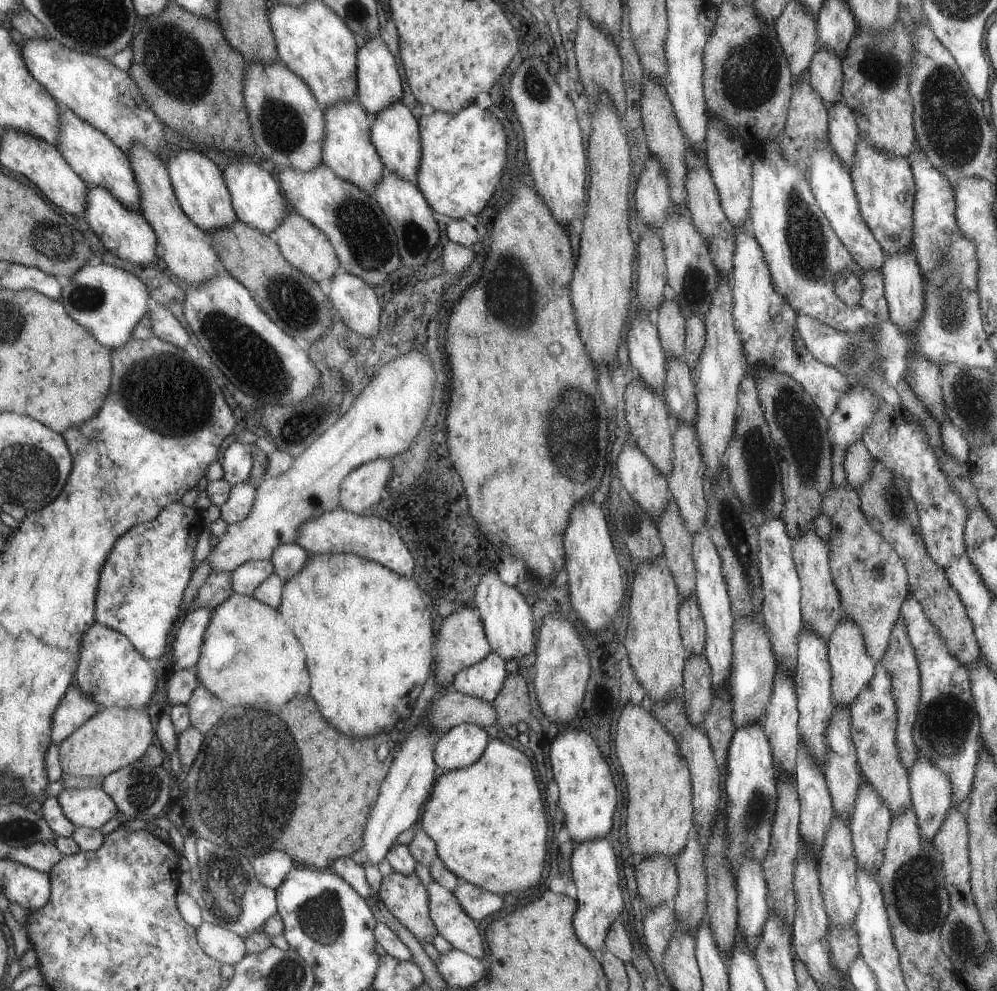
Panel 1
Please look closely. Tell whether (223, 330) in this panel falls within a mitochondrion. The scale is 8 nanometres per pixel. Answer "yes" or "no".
yes

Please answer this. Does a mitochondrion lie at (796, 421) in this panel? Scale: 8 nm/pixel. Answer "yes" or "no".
yes

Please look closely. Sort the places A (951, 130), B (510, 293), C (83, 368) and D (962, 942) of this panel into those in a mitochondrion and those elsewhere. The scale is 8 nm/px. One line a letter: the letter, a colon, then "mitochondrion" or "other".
A: mitochondrion
B: mitochondrion
C: other
D: mitochondrion

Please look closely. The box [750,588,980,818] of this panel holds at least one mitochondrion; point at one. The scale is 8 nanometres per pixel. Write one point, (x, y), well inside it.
(947, 720)

